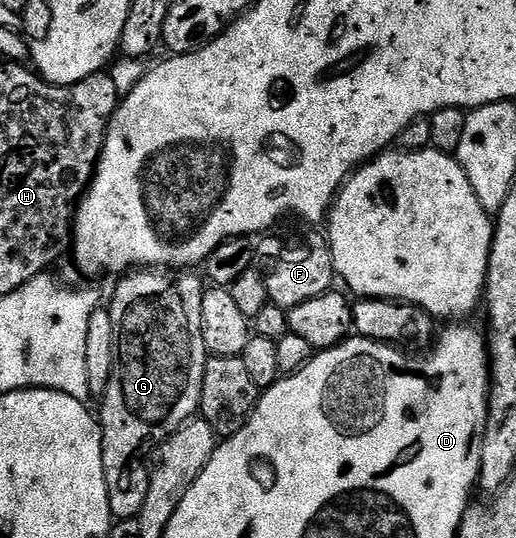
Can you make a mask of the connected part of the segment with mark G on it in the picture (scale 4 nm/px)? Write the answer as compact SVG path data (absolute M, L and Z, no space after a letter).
M138 268L127 273L121 279L122 283L114 290L114 299L108 303L108 309L112 316L112 328L114 329L114 367L112 376L108 380L108 388L101 395L102 414L100 413L100 425L102 427L102 459L104 460L104 480L108 484L108 504L110 513L115 519L137 518L144 508L144 500L148 497L148 484L150 483L150 466L148 459L162 445L163 440L172 436L185 422L191 421L199 413L202 404L202 385L204 384L204 368L206 367L207 353L204 344L204 332L202 331L202 296L204 293L203 279L197 278L197 273L186 268Z

